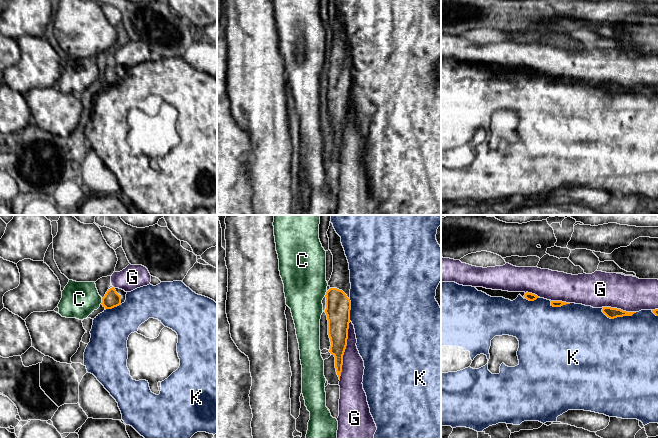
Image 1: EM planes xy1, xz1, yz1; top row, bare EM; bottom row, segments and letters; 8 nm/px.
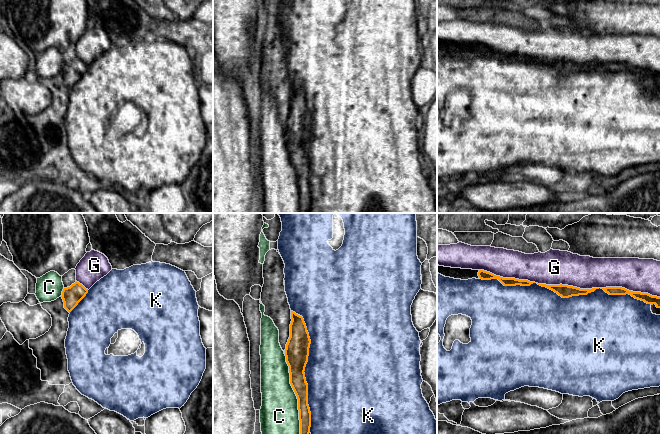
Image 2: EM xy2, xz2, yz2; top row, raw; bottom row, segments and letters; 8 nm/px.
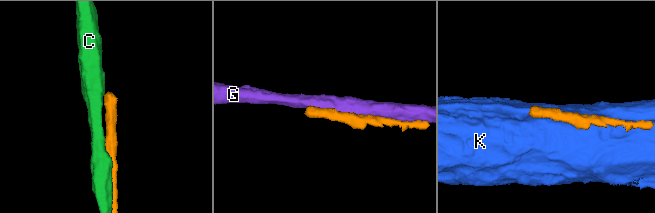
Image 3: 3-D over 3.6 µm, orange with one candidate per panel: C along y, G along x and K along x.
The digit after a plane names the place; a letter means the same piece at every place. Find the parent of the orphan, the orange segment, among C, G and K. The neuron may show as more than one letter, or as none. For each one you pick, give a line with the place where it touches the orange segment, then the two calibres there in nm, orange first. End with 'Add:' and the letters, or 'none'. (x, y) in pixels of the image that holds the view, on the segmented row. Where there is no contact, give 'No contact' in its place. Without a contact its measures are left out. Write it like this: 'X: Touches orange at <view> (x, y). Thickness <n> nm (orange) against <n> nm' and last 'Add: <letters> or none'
Add: none

